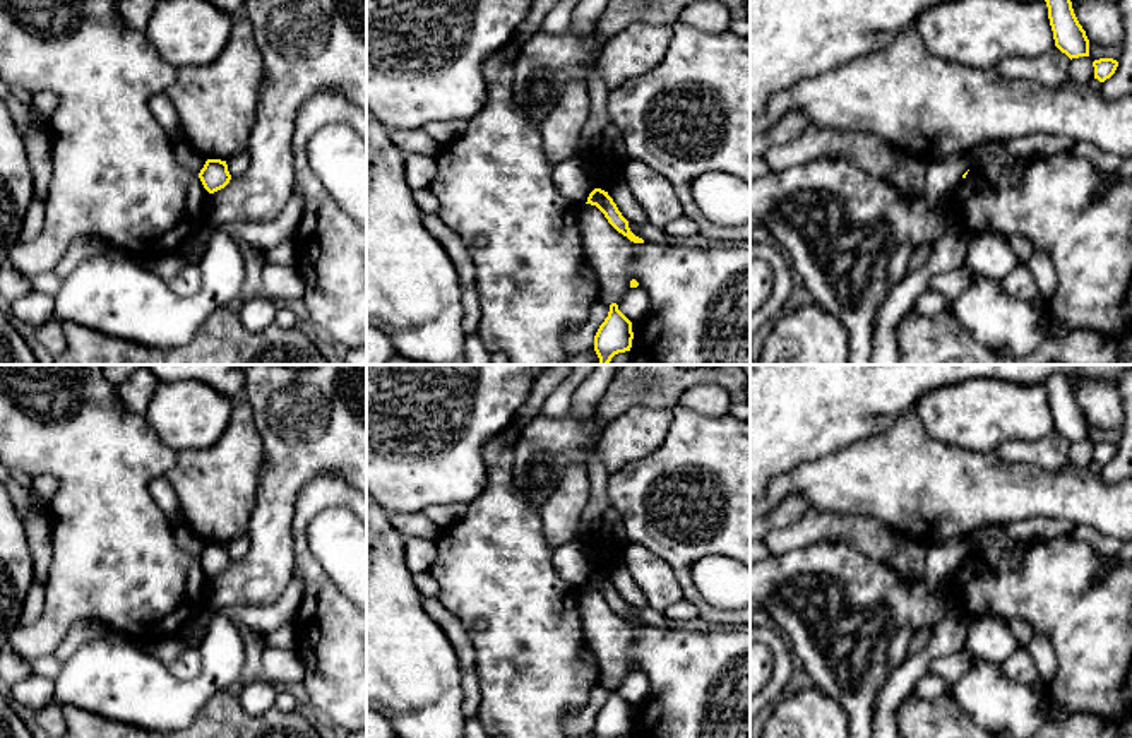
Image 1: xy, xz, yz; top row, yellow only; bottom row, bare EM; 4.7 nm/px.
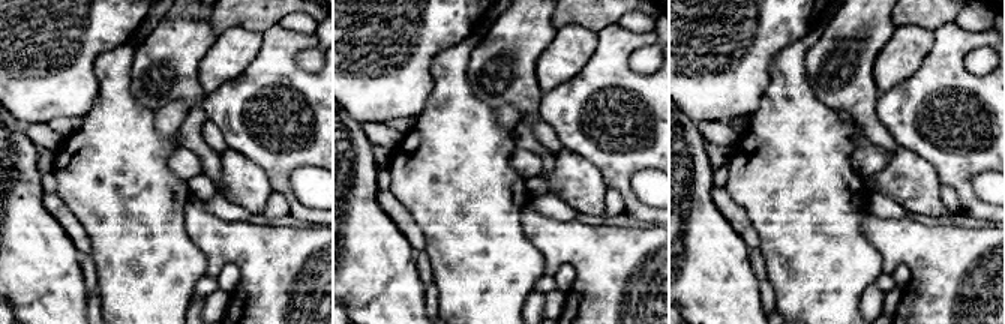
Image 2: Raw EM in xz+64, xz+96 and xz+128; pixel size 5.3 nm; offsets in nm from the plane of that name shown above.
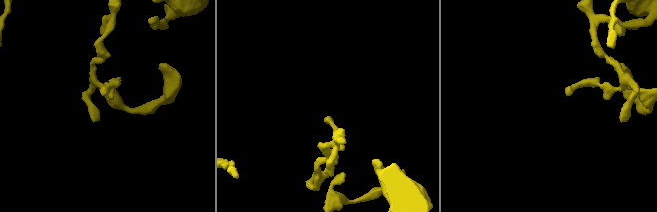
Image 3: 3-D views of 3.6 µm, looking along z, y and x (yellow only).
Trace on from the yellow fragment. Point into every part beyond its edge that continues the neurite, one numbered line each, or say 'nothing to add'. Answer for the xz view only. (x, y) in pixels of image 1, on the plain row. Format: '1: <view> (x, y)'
nothing to add

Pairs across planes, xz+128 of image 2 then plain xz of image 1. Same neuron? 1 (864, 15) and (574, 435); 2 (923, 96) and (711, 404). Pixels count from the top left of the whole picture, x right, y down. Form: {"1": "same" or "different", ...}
{"1": "same", "2": "different"}

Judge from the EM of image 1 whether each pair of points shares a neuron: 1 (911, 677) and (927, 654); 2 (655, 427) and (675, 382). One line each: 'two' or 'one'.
1: one
2: two

